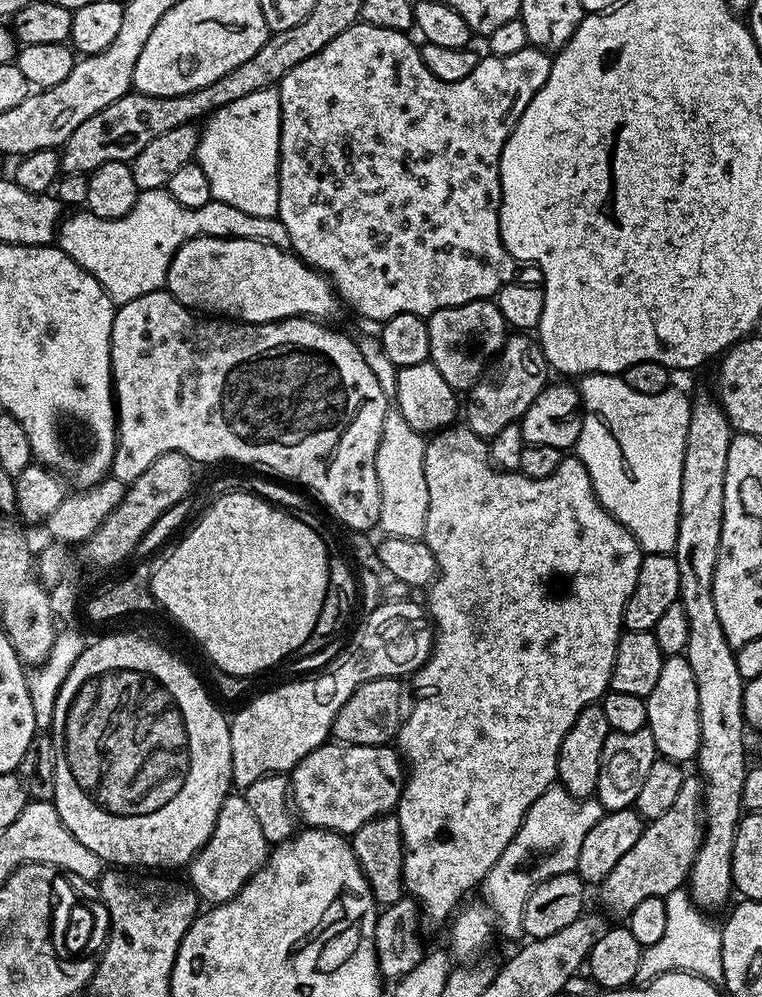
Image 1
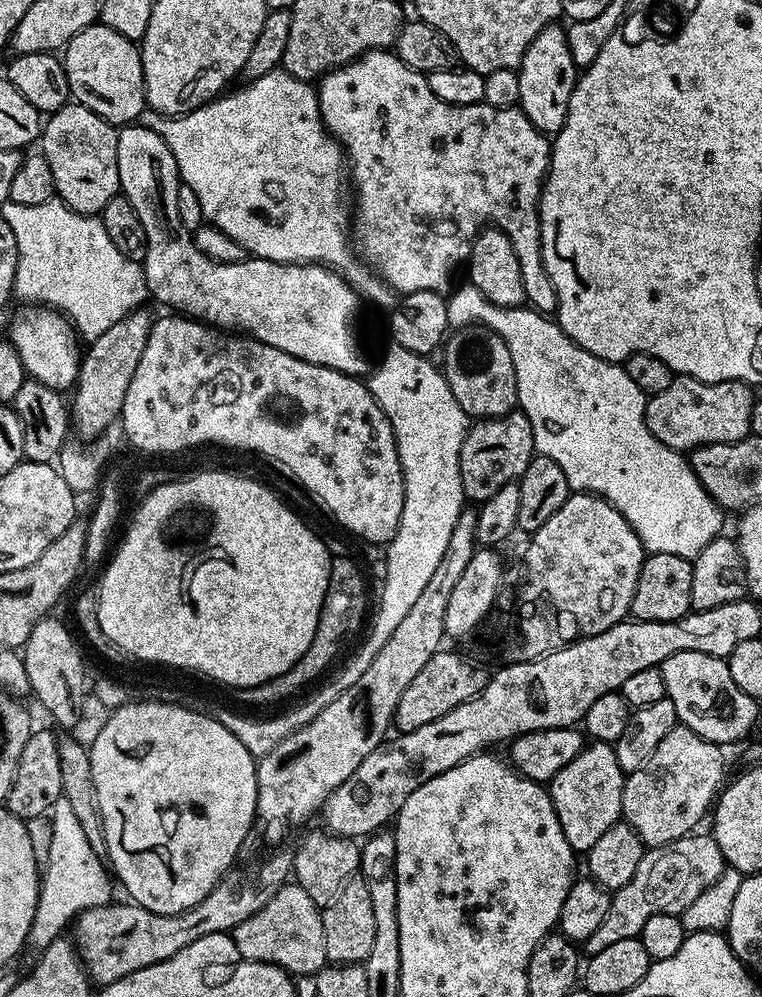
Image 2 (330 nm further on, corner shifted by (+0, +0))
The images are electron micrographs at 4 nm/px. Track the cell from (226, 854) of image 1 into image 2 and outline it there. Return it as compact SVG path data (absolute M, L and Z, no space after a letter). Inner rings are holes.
M286 882L272 893L270 902L266 902L258 914L246 918L246 922L232 929L230 935L242 960L273 964L296 978L309 976L320 972L329 963L321 911L300 884Z

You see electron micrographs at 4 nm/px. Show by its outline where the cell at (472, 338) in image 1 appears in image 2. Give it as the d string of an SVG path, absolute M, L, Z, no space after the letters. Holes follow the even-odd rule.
M475 322L460 326L445 339L443 352L444 377L454 398L458 398L458 406L462 406L462 410L469 417L504 416L517 407L514 362L510 358L510 350L506 350L506 344L499 334Z

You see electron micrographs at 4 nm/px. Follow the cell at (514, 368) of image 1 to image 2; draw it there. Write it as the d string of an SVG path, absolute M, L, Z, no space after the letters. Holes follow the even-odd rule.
M513 410L504 416L477 419L469 427L460 451L460 477L465 497L476 500L472 502L494 498L502 486L519 481L535 455L534 434L524 412Z

